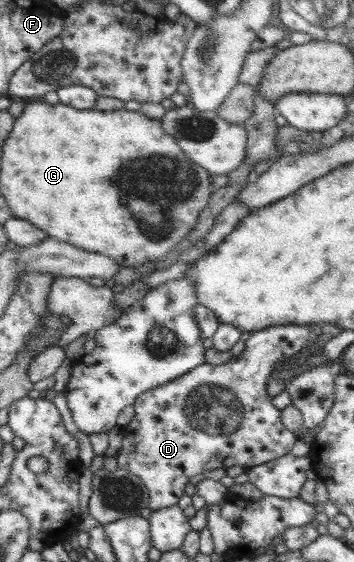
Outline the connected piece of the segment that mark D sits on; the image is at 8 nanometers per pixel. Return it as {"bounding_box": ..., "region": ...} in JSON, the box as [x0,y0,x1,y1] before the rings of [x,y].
{"bounding_box":[116,325,320,509],"region":[[[283,325],[261,329],[252,333],[245,342],[244,351],[227,363],[212,365],[204,362],[182,376],[136,397],[134,418],[121,428],[123,447],[119,448],[116,456],[118,467],[142,479],[148,489],[147,506],[150,509],[177,505],[185,494],[188,480],[193,476],[221,467],[226,470],[237,466],[248,470],[290,453],[299,436],[284,428],[281,410],[272,405],[273,397],[266,390],[267,384],[276,366],[300,352],[309,340],[318,341],[320,335],[319,326]]]}

